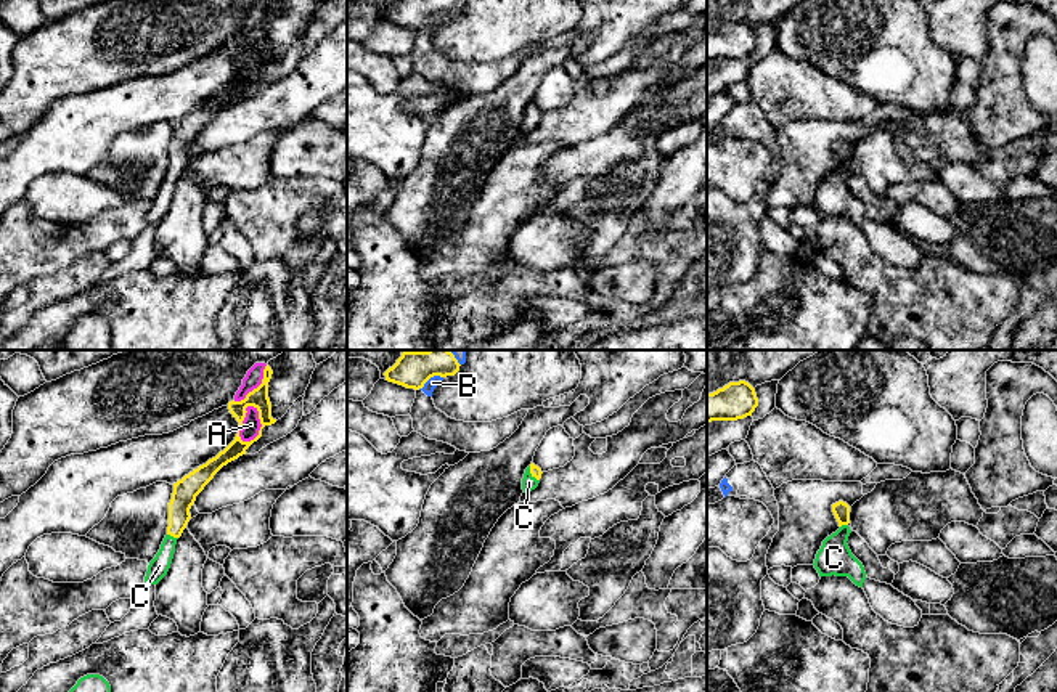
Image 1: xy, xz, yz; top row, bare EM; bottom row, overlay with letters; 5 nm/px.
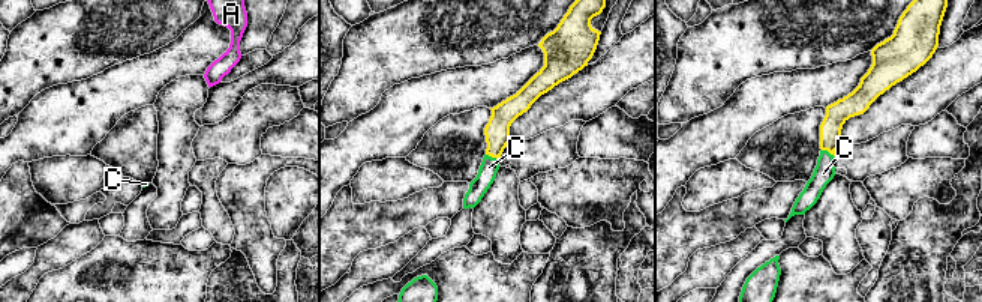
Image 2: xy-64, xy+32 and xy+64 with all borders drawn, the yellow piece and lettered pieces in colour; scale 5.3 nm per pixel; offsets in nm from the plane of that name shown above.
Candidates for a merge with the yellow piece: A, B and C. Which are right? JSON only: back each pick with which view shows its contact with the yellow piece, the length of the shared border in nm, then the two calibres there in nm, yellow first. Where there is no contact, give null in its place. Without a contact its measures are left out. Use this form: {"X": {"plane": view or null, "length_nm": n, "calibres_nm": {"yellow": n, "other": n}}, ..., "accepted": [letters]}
{"C": {"plane": "xy", "length_nm": 60, "calibres_nm": {"yellow": 120, "other": 100}}, "accepted": ["C"]}

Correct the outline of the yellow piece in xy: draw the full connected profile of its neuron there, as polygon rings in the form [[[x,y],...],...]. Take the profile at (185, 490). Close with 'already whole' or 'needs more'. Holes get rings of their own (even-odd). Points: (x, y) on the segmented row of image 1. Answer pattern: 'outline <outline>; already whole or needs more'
outline [[[267,364],[263,369],[262,384],[249,392],[241,401],[230,401],[228,409],[233,417],[239,422],[239,430],[243,429],[243,421],[246,417],[246,408],[254,406],[259,411],[260,430],[259,435],[251,442],[243,442],[239,430],[235,440],[220,451],[215,458],[209,459],[206,464],[199,466],[182,480],[173,483],[172,499],[169,503],[169,527],[167,535],[161,544],[159,552],[149,562],[148,572],[145,576],[146,584],[157,584],[169,572],[177,539],[182,536],[186,528],[191,514],[190,509],[196,501],[196,496],[204,490],[204,486],[214,478],[214,475],[228,462],[246,454],[246,450],[262,437],[262,429],[271,425],[276,419],[271,417],[271,403],[268,398],[268,382],[271,379],[271,368]]]; needs more

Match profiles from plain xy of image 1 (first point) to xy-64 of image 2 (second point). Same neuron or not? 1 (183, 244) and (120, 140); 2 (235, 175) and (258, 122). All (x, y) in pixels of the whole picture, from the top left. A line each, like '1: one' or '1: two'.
1: two
2: one

